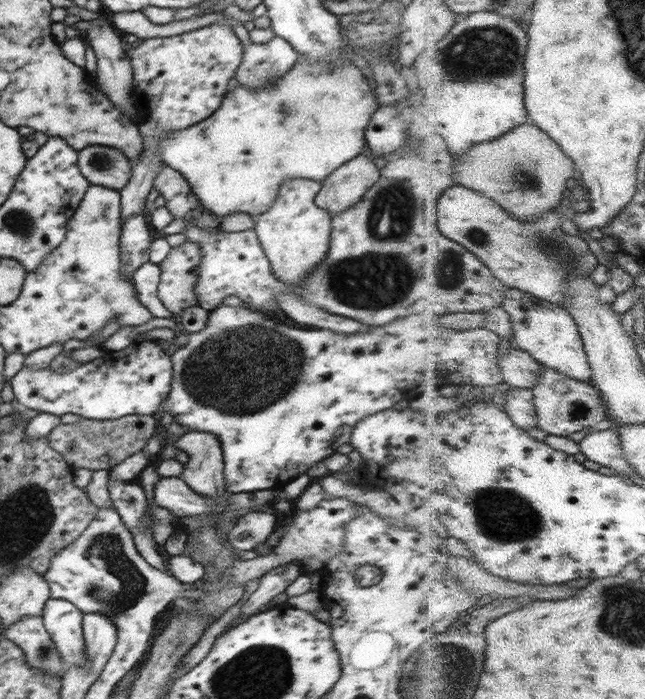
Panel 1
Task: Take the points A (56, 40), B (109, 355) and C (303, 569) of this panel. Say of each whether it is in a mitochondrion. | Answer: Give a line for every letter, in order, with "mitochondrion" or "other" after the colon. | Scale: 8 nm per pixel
A: other
B: other
C: other

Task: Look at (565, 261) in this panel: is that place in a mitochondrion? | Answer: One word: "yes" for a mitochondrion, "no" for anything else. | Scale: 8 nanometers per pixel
yes

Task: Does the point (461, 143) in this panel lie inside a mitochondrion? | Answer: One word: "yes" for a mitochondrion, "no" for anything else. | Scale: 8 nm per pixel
no

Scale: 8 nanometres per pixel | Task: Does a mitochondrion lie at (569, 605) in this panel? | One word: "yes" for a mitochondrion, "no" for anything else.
no

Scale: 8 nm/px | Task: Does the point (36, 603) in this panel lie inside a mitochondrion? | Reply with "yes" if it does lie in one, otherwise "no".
no

